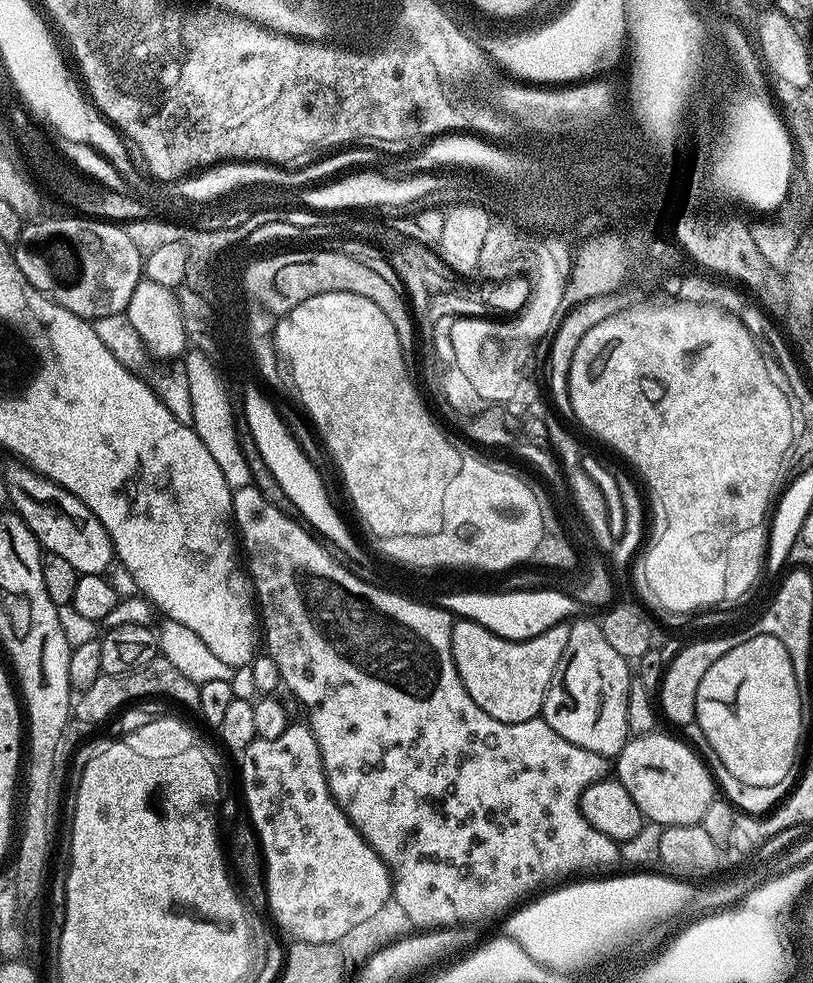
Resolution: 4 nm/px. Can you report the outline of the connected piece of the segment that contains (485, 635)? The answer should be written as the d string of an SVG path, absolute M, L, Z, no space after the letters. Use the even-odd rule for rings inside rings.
M453 619L450 642L460 681L466 686L470 698L474 698L474 702L478 702L478 706L490 718L498 718L498 722L511 724L535 720L543 713L544 699L554 678L554 670L562 658L562 650L566 650L566 642L570 642L571 629L572 624L565 622L554 625L552 629L530 637L529 640L507 640L506 637L496 636L477 621Z

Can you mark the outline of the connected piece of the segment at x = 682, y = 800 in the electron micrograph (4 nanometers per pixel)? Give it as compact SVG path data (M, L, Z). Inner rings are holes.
M657 730L646 736L632 736L615 757L615 779L626 786L645 821L665 826L701 823L714 799L713 775L705 761L683 739L675 740L672 736L663 736L662 732Z

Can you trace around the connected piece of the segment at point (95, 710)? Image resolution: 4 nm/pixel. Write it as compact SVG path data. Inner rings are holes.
M156 655L153 660L146 662L138 670L130 670L126 674L103 674L96 677L91 684L79 693L78 699L74 704L74 716L87 726L100 724L111 712L119 710L123 704L128 704L131 700L144 700L147 696L169 696L172 700L177 700L184 708L199 709L198 694L200 685L196 684L186 674L182 674L166 657Z

